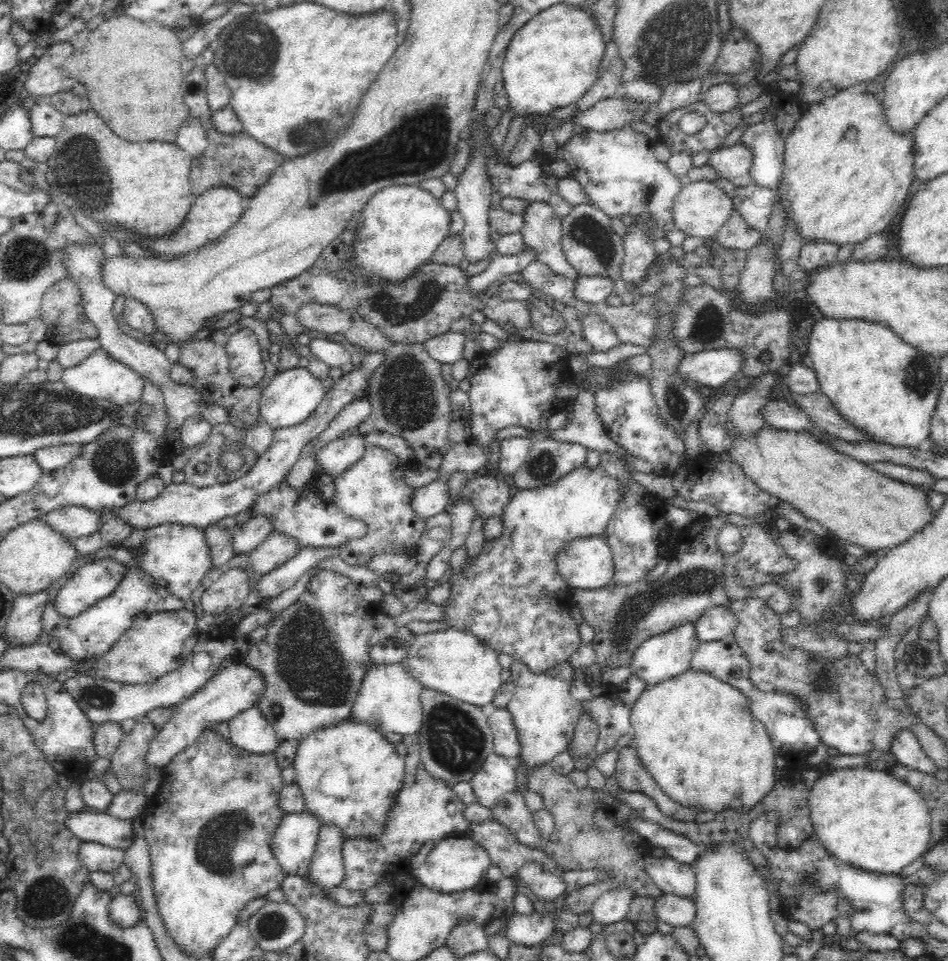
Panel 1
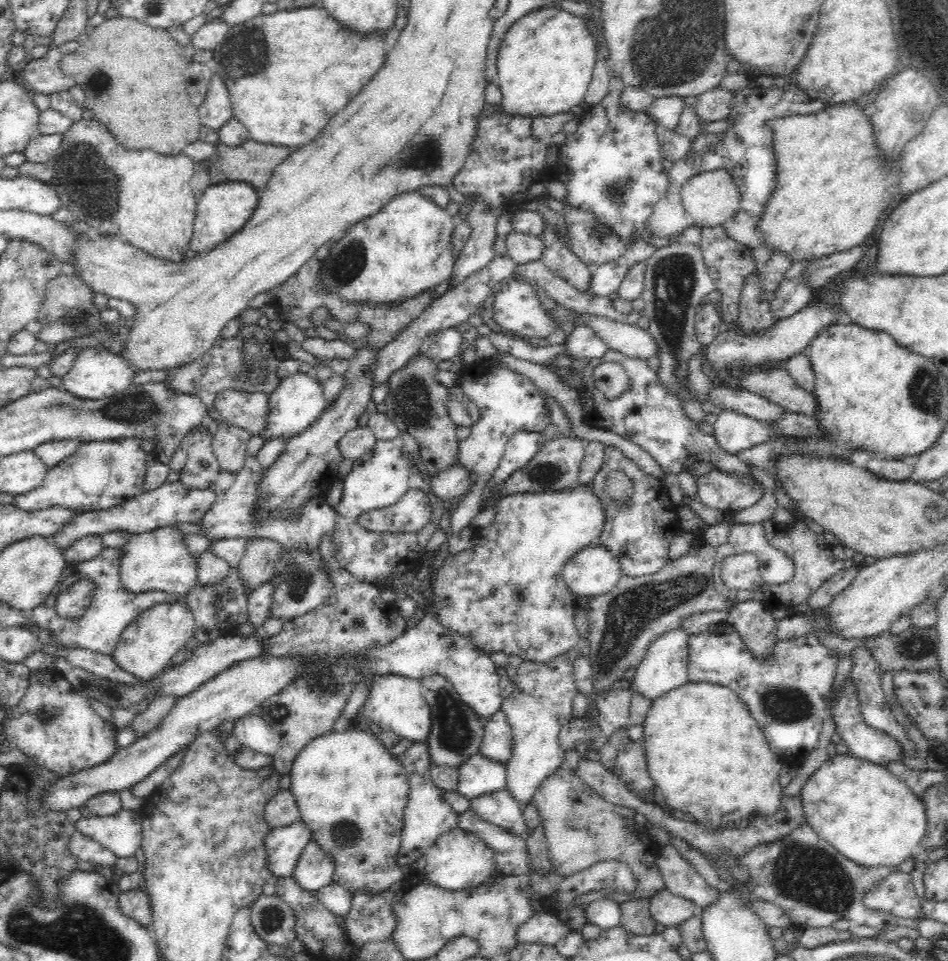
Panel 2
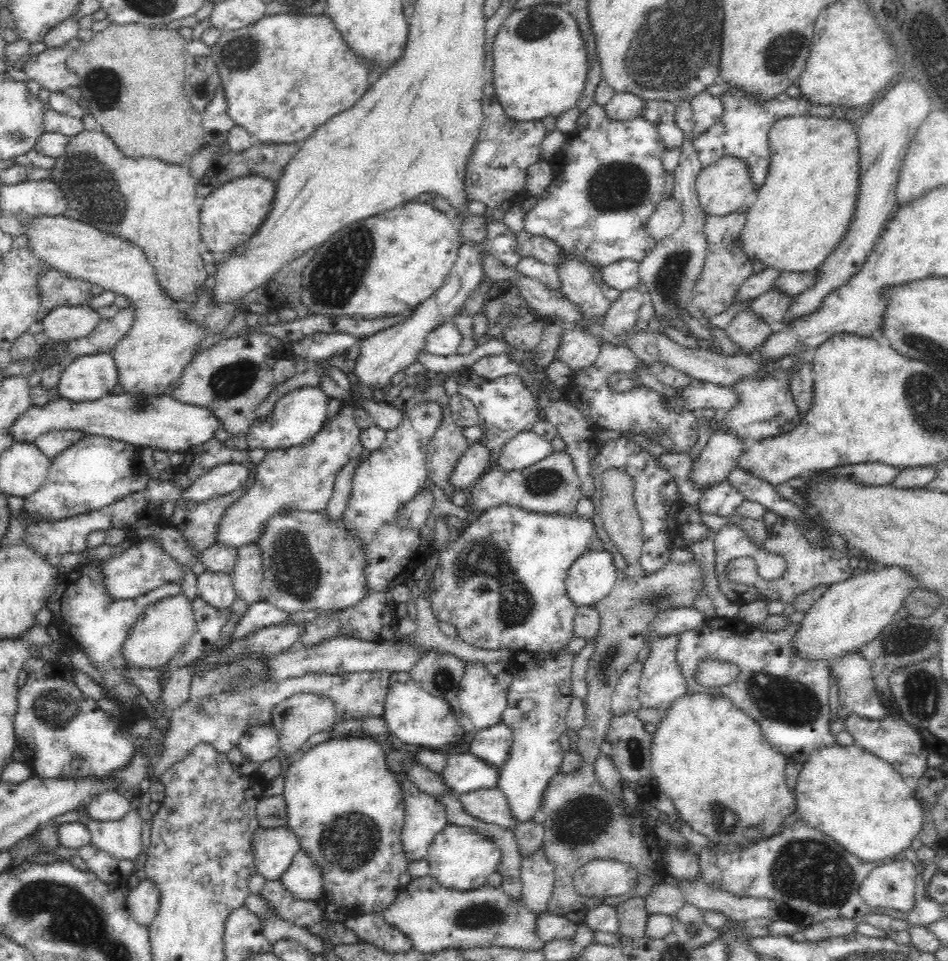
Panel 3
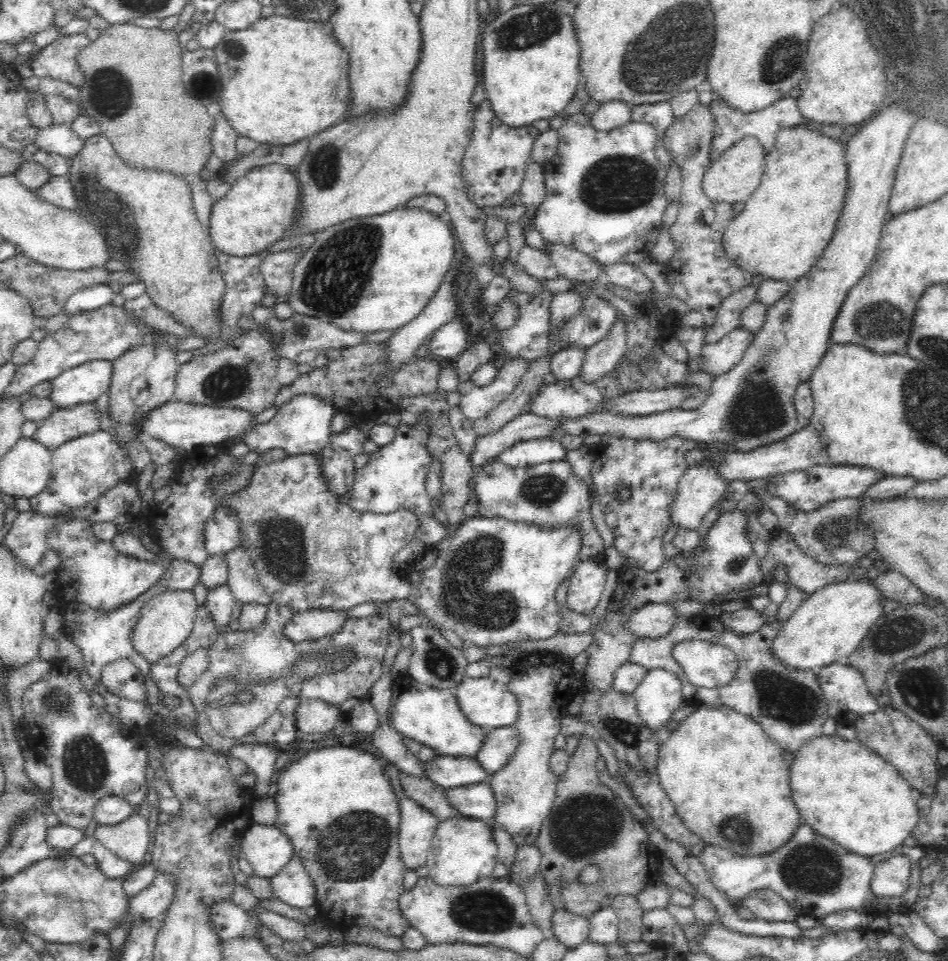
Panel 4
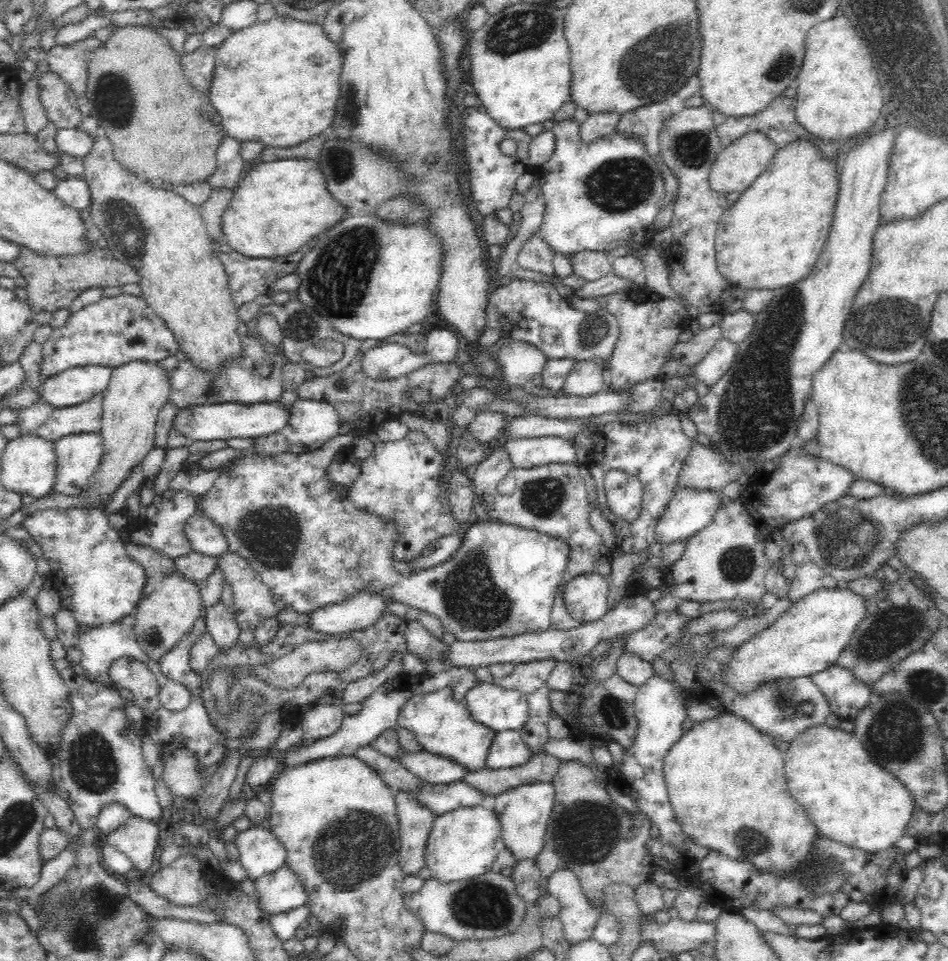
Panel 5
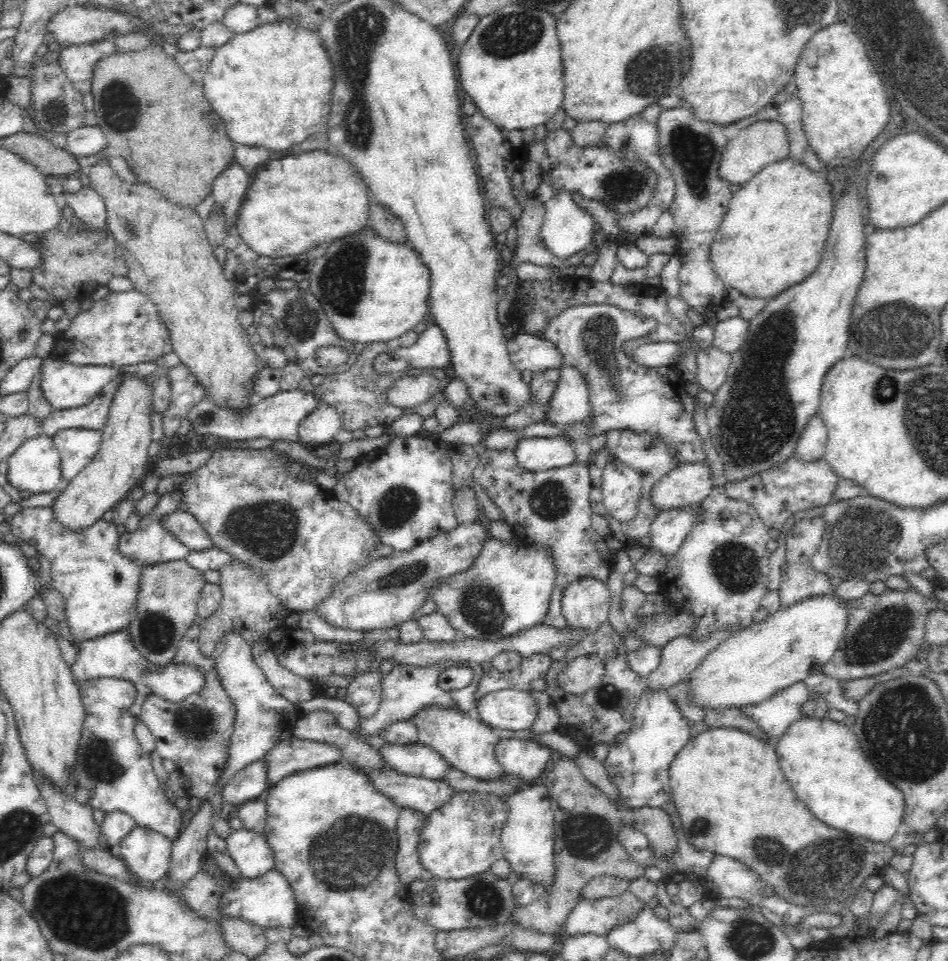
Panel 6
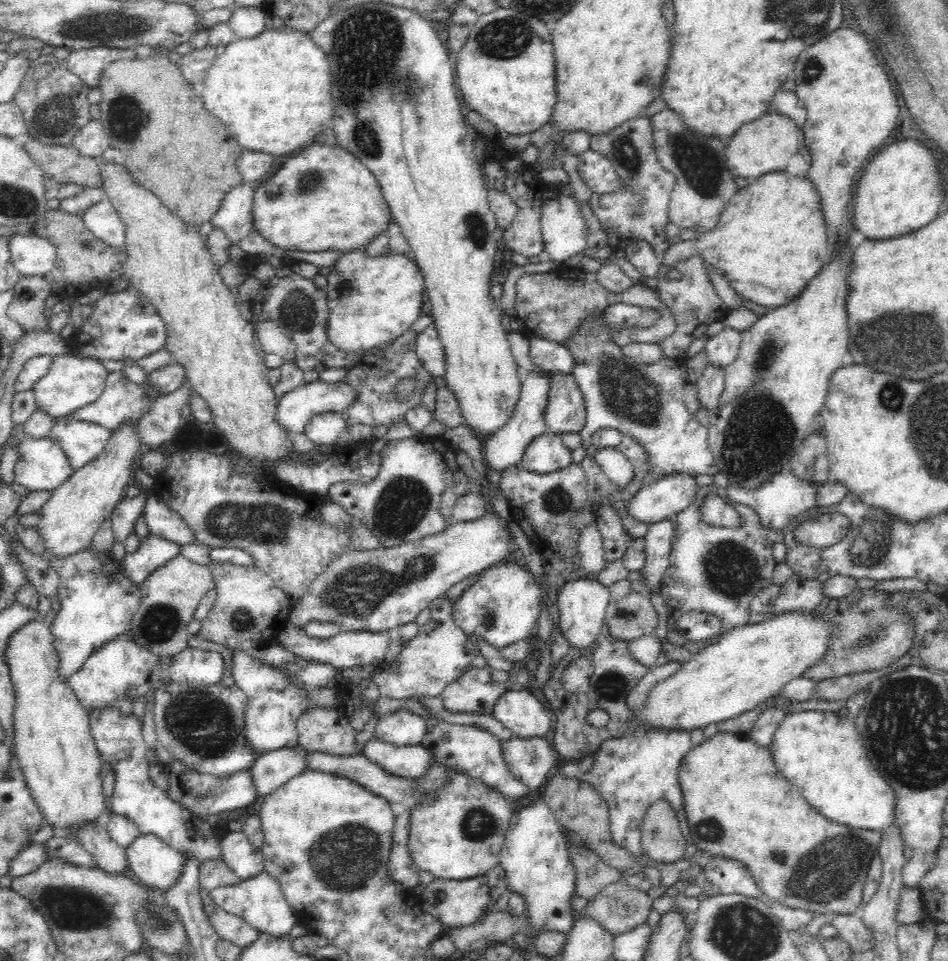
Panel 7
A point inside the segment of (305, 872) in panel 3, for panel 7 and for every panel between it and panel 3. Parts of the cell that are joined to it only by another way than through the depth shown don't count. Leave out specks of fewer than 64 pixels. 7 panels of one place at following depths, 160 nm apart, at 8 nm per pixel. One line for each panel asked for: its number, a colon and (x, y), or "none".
4: (292, 885)
5: (280, 891)
6: (267, 900)
7: (259, 900)

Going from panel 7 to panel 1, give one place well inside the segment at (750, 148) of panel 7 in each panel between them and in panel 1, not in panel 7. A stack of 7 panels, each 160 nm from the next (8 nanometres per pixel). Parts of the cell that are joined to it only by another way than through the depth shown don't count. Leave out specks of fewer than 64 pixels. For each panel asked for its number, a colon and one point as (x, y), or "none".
1: (700, 209)
2: (710, 198)
3: (721, 188)
4: (733, 177)
5: (735, 168)
6: (764, 142)

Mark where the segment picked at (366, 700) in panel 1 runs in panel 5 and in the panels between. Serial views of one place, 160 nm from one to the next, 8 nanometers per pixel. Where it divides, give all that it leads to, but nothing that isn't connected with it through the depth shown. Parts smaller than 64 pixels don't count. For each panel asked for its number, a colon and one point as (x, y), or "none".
2: (395, 703)
3: (414, 717)
4: (433, 717)
5: (444, 726)

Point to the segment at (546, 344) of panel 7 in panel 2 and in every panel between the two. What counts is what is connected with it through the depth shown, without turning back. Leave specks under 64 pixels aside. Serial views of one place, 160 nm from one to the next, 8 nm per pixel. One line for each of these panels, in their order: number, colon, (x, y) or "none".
2: (508, 402)
3: (506, 407)
4: (476, 401)
5: (520, 362)
6: (527, 352)

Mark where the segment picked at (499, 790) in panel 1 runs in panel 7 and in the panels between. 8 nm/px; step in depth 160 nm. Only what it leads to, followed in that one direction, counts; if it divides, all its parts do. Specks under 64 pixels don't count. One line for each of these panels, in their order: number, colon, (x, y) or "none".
2: (480, 775)
3: (465, 773)
4: (447, 772)
5: (431, 768)
6: (416, 760)
7: (412, 762)

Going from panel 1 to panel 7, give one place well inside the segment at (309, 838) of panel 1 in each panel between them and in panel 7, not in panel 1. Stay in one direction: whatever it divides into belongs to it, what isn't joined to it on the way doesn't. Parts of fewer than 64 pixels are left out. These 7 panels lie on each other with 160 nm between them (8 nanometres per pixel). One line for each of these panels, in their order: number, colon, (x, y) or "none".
2: (284, 845)
3: (274, 849)
4: (268, 850)
5: (261, 853)
6: (251, 854)
7: (238, 853)

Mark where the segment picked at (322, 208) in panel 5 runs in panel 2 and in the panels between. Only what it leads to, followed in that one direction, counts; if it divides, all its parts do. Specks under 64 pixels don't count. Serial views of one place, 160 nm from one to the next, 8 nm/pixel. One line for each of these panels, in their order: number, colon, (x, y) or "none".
2: (223, 208)
3: (229, 215)
4: (259, 208)

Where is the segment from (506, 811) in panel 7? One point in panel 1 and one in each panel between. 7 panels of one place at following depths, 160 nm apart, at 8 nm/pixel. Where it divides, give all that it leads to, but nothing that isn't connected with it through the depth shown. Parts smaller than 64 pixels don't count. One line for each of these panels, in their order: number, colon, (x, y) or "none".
1: (457, 863)
2: (458, 860)
3: (459, 859)
4: (463, 851)
5: (464, 843)
6: (463, 837)

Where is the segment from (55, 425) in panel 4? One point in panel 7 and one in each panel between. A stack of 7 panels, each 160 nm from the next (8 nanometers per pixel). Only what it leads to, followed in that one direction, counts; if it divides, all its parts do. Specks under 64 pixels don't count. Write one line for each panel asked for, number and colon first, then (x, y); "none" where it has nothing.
5: (86, 417)
6: (93, 416)
7: (121, 400)

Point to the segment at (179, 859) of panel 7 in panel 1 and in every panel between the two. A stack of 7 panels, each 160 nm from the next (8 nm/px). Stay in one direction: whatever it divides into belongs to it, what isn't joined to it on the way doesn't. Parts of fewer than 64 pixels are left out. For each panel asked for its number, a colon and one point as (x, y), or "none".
1: (91, 826)
2: (121, 833)
3: (121, 838)
4: (129, 839)
5: (137, 838)
6: (147, 854)

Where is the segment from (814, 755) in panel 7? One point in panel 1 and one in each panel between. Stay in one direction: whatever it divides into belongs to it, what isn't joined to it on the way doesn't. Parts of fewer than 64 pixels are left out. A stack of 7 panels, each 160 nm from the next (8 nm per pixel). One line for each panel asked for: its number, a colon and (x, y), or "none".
1: (868, 819)
2: (873, 819)
3: (862, 802)
4: (844, 791)
5: (849, 799)
6: (821, 760)

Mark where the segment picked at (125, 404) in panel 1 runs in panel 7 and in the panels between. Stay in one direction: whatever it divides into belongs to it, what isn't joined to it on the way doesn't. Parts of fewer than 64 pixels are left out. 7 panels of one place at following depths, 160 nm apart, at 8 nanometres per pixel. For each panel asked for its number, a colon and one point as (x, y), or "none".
2: (96, 373)
3: (90, 377)
4: (85, 383)
5: (71, 387)
6: (65, 385)
7: (72, 382)

